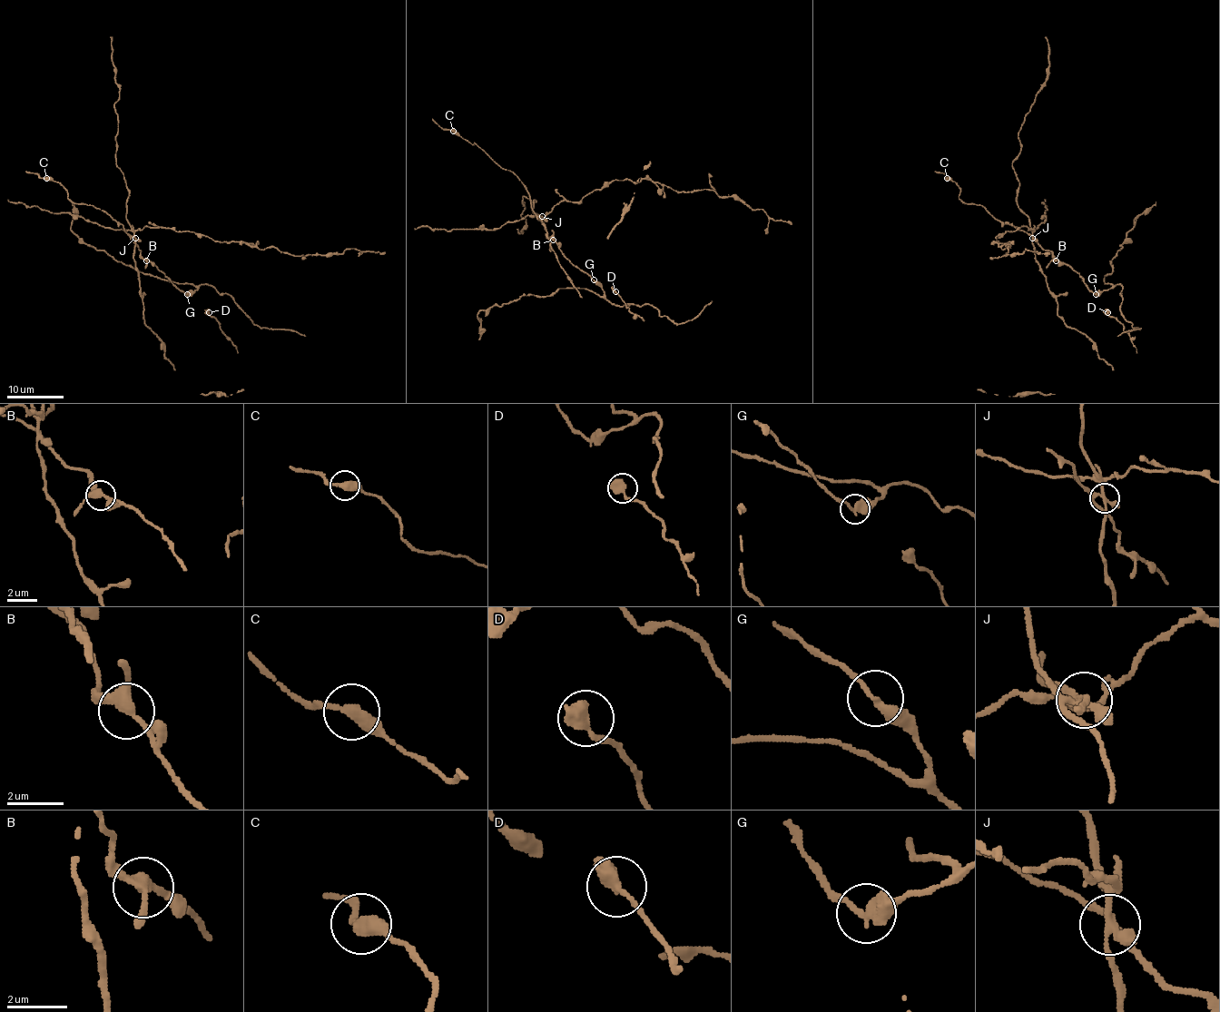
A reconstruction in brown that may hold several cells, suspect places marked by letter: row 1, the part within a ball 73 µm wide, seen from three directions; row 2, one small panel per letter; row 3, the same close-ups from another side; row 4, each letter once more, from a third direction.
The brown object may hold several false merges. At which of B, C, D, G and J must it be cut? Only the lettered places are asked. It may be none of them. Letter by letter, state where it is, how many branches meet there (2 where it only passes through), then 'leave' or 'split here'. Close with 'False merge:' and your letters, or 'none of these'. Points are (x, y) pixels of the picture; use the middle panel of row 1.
B: at (553, 240); 3 branches meet; leave
C: at (453, 131); 2 branches meet; leave
D: at (615, 291); 2 branches meet; leave
G: at (594, 280); 2 branches meet; split here
J: at (542, 216); 5 branches meet; split here
False merge: G, J

